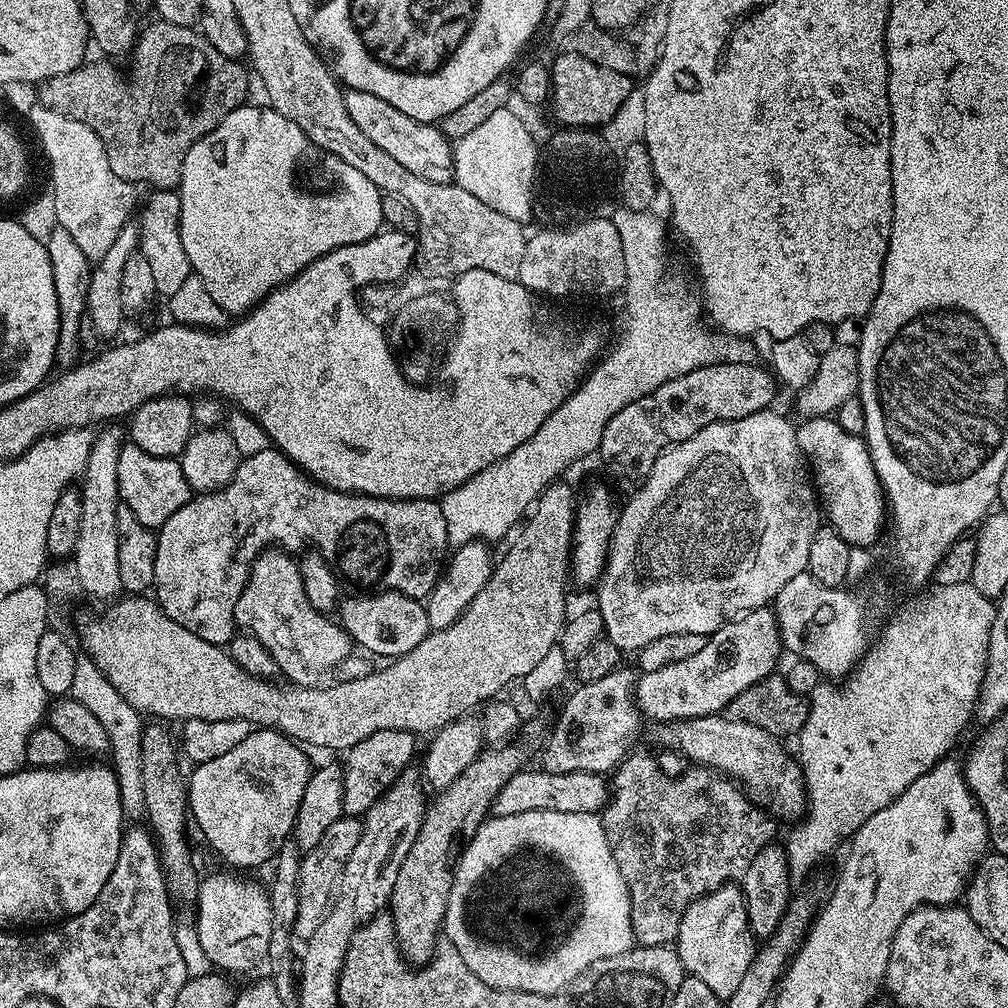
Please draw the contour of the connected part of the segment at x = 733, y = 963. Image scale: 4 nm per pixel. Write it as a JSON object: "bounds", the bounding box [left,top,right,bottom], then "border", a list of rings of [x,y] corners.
{"bounds":[674,883,754,1002],"border":[[[735,883],[724,884],[718,890],[690,902],[682,914],[674,947],[685,973],[694,978],[702,978],[702,982],[714,990],[721,1002],[727,1002],[730,994],[738,990],[746,970],[750,970],[754,955],[754,937],[748,929],[744,893],[739,887]]]}

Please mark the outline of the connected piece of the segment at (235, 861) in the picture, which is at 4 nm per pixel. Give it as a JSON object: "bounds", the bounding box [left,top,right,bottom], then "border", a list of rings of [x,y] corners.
{"bounds":[186,727,313,868],"border":[[[257,727],[234,750],[222,754],[222,758],[210,758],[210,762],[195,765],[186,780],[188,811],[194,824],[204,831],[208,844],[228,864],[236,868],[260,868],[271,861],[280,847],[291,837],[298,814],[298,802],[302,802],[302,790],[312,777],[313,765],[308,756],[292,737],[275,728]]]}

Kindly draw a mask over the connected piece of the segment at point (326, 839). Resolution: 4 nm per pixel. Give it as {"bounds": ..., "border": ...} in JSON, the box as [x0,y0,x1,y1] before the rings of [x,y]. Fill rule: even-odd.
{"bounds":[292,816,364,942],"border":[[[341,816],[334,826],[329,826],[324,835],[314,846],[314,850],[303,853],[300,862],[300,877],[298,878],[298,918],[294,918],[292,935],[297,941],[306,942],[318,926],[322,926],[322,918],[326,918],[332,906],[336,886],[340,875],[350,862],[350,854],[354,854],[354,846],[358,846],[358,838],[364,833],[363,823],[354,816]]]}

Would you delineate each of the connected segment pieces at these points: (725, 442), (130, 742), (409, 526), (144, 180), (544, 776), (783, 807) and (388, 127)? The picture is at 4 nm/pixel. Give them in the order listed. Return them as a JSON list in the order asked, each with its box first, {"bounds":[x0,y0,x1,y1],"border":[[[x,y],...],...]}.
[{"bounds":[594,410,822,654],"border":[[[776,410],[746,414],[746,418],[734,418],[726,422],[714,422],[698,430],[698,434],[686,438],[686,442],[673,444],[656,459],[654,470],[650,470],[646,482],[625,500],[628,501],[625,504],[623,501],[616,518],[612,545],[608,548],[608,560],[604,564],[604,575],[600,577],[595,589],[597,592],[594,601],[604,622],[603,635],[624,654],[639,653],[640,649],[650,646],[650,642],[657,638],[666,638],[666,634],[702,634],[707,638],[729,620],[737,619],[756,608],[771,605],[782,586],[790,582],[790,578],[806,571],[810,558],[810,541],[814,539],[814,530],[822,526],[822,505],[809,465],[800,453],[797,425],[791,424],[786,417],[779,416]]]},{"bounds":[74,654,146,822],"border":[[[87,654],[77,655],[76,673],[74,674],[74,696],[77,700],[83,700],[86,710],[94,714],[106,726],[108,731],[108,743],[110,745],[110,760],[114,765],[116,777],[120,780],[120,797],[124,803],[124,819],[128,822],[140,822],[146,816],[146,794],[142,786],[142,734],[145,721],[141,713],[137,712],[114,686],[98,670],[98,666]]]},{"bounds":[154,446,450,646],"border":[[[269,446],[253,456],[243,457],[238,470],[234,474],[234,478],[225,488],[217,492],[193,495],[192,499],[186,502],[186,506],[182,506],[182,510],[174,510],[174,514],[170,514],[170,518],[166,518],[166,522],[156,532],[156,557],[154,558],[154,578],[156,579],[156,583],[154,585],[154,599],[160,605],[160,609],[170,619],[178,622],[178,626],[186,626],[186,630],[190,630],[190,634],[198,634],[198,638],[206,638],[206,642],[210,642],[211,644],[227,646],[232,637],[237,635],[238,632],[234,606],[238,606],[238,598],[246,586],[252,564],[260,557],[261,552],[271,549],[273,545],[277,549],[289,554],[299,553],[305,546],[311,546],[321,556],[330,558],[330,563],[338,573],[341,581],[347,582],[349,580],[350,583],[357,584],[360,587],[357,589],[360,590],[400,592],[404,596],[412,596],[418,601],[423,601],[432,593],[432,588],[437,580],[440,579],[440,573],[445,567],[446,557],[450,552],[448,531],[446,530],[446,514],[442,514],[440,505],[436,500],[387,500],[386,498],[378,498],[377,496],[362,496],[358,492],[339,492],[333,488],[326,488],[324,485],[319,484],[317,480],[312,479],[311,476],[307,476],[279,448]]]},{"bounds":[38,19,249,190],"border":[[[157,19],[155,23],[145,32],[143,29],[137,37],[130,56],[132,77],[125,88],[124,76],[112,65],[115,63],[100,58],[97,64],[85,62],[66,74],[43,81],[38,88],[38,104],[92,127],[106,148],[111,169],[119,178],[135,186],[153,184],[151,187],[156,190],[172,190],[179,185],[182,162],[190,146],[210,134],[210,130],[217,128],[226,114],[247,101],[244,99],[248,96],[249,69],[244,69],[240,60],[231,60],[226,58],[226,54],[214,50],[203,32],[195,27],[178,26],[162,19]]]},{"bounds":[491,770,610,816],"border":[[[525,770],[514,774],[502,790],[498,790],[498,798],[494,798],[491,815],[509,816],[510,814],[526,814],[530,810],[554,810],[562,814],[599,813],[608,802],[610,784],[598,772],[546,772]]]},{"bounds":[660,714,808,822],"border":[[[724,714],[715,716],[699,716],[693,720],[673,720],[660,732],[661,745],[667,746],[673,752],[680,752],[696,766],[714,768],[730,780],[743,786],[748,795],[767,810],[777,821],[796,822],[803,817],[808,807],[808,791],[804,785],[804,772],[800,768],[800,761],[795,755],[788,756],[781,741],[771,736],[762,726],[750,726],[750,722],[738,722]]]},{"bounds":[344,89,454,183],"border":[[[347,89],[344,101],[346,114],[354,118],[354,126],[358,126],[358,130],[362,130],[362,134],[366,134],[366,138],[370,138],[374,146],[386,150],[390,158],[396,159],[401,166],[406,166],[410,174],[418,174],[418,178],[426,178],[426,182],[453,183],[454,144],[440,133],[436,124],[418,122],[410,118],[410,114],[402,114],[402,110],[390,106],[390,102],[382,102],[382,98],[374,98],[374,94],[366,94],[362,90]]]}]

